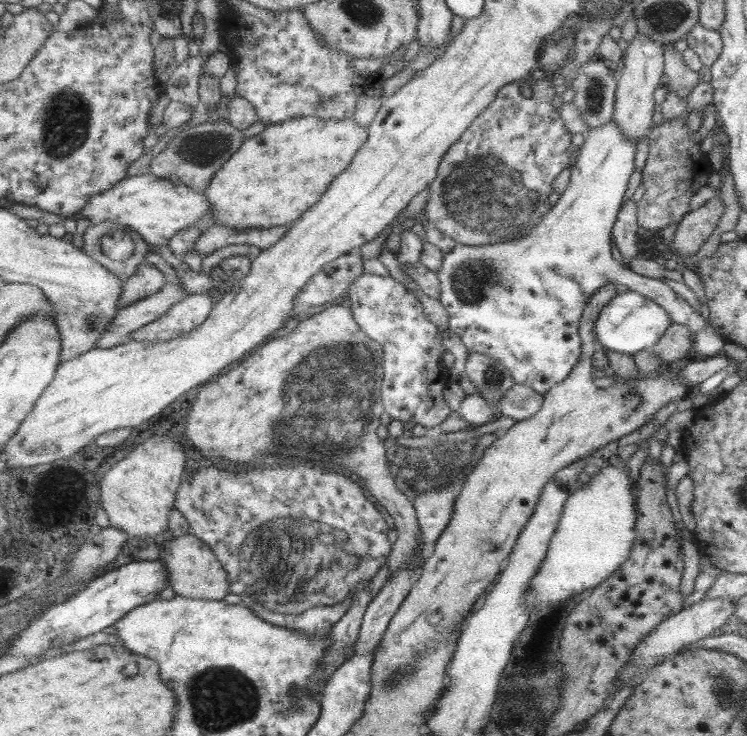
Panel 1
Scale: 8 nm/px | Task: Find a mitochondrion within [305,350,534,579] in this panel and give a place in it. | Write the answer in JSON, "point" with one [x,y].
{"point":[494,379]}

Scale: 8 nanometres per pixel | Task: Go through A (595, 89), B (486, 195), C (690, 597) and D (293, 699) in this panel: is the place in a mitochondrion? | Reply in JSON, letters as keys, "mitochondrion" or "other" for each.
{"A":"mitochondrion","B":"mitochondrion","C":"other","D":"mitochondrion"}

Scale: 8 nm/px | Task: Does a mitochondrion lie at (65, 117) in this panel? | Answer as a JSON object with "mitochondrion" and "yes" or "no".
{"mitochondrion":"yes"}

